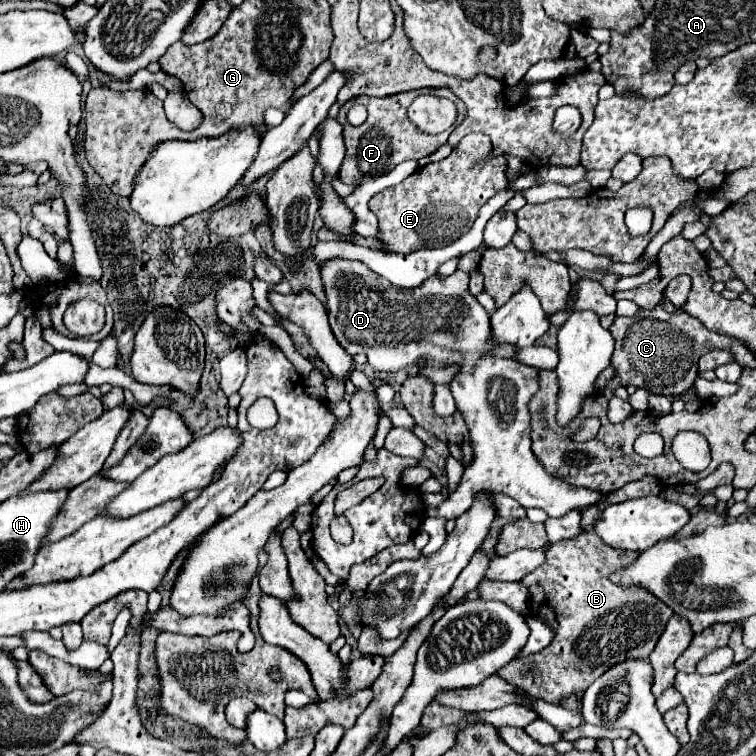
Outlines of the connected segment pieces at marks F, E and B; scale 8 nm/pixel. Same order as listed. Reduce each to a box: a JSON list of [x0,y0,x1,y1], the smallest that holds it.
[[339,88,467,184],[369,134,509,254],[497,532,673,704]]

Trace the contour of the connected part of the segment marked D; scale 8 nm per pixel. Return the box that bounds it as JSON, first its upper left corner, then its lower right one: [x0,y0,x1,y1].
[319,258,601,520]

